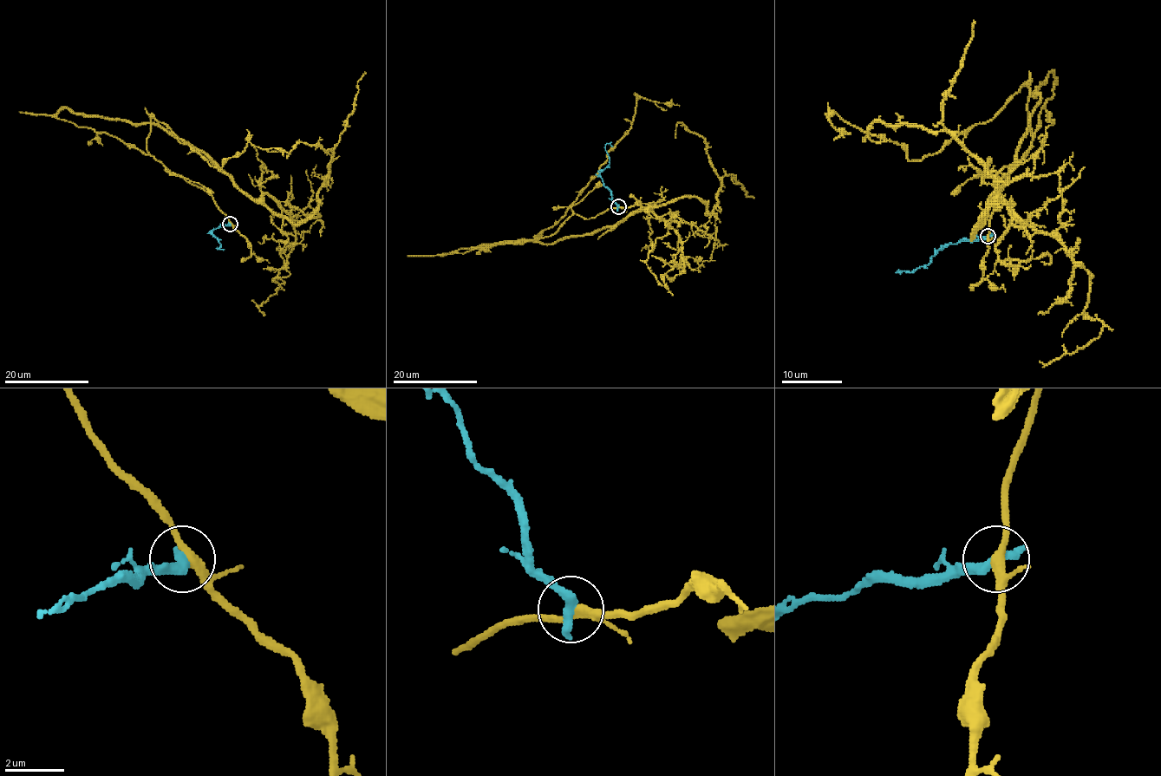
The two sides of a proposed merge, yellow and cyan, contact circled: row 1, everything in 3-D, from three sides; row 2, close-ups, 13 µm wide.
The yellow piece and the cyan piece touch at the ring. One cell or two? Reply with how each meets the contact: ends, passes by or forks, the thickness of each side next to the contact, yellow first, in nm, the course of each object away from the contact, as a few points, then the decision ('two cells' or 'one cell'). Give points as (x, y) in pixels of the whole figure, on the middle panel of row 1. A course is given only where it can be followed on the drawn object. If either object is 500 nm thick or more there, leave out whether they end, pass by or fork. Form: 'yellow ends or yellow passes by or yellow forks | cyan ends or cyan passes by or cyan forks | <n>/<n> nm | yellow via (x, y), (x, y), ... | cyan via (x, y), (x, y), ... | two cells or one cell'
yellow forks | cyan ends | 240/440 nm | yellow via (619, 206), (446, 254), (592, 235), (683, 197), (710, 212), (720, 180), (707, 143), (681, 123), (676, 138) | cyan via (617, 206), (600, 175), (609, 163), (605, 145), (609, 143), (612, 146) | two cells

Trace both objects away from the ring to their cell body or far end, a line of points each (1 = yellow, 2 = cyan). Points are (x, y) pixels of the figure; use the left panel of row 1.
1: (231, 224), (211, 196), (152, 156), (57, 114), (166, 128), (303, 224), (332, 152), (298, 142), (288, 155)
2: (229, 224), (211, 231), (221, 244), (217, 248), (224, 249)

